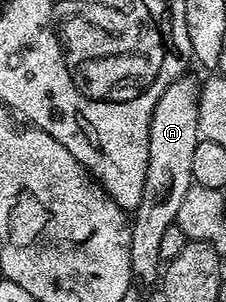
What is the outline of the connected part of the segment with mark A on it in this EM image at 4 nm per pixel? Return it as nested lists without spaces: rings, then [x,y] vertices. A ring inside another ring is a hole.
[[[185,74],[170,82],[166,90],[162,90],[162,98],[154,106],[154,114],[150,118],[150,146],[148,147],[148,165],[146,166],[146,186],[142,186],[142,202],[131,213],[130,227],[130,266],[132,275],[137,281],[152,284],[161,279],[162,261],[159,256],[159,247],[165,231],[171,224],[176,223],[178,210],[186,198],[186,190],[193,184],[192,171],[194,170],[194,146],[202,139],[198,126],[198,102],[200,101],[201,81],[195,80],[191,74]]]

